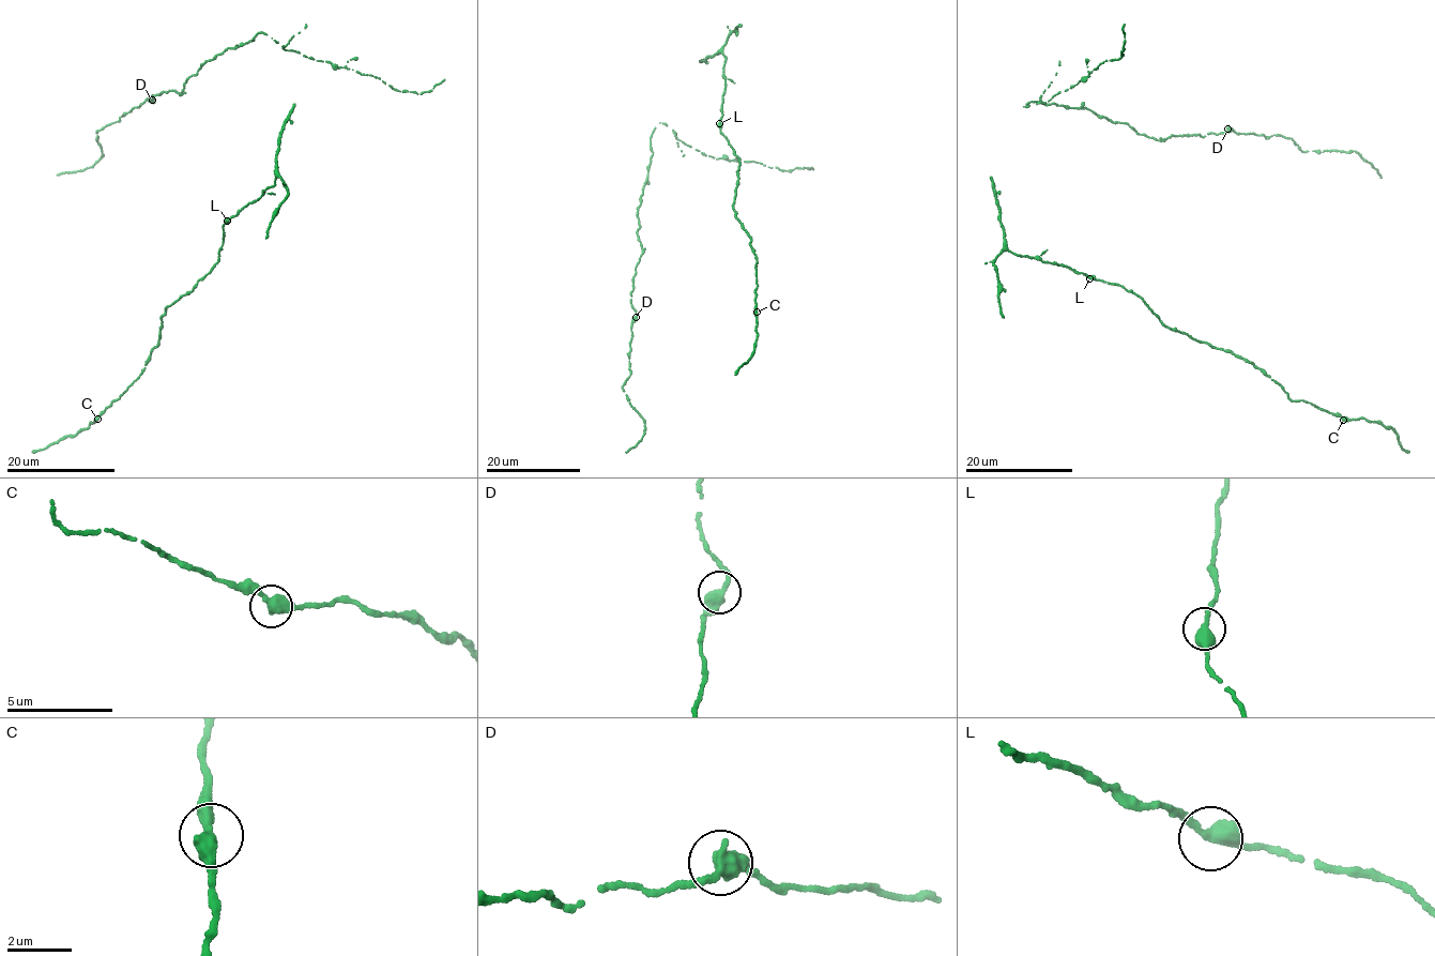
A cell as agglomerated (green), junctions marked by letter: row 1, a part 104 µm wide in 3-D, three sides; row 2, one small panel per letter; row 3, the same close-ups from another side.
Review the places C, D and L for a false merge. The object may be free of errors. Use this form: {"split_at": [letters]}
{"split_at": []}

